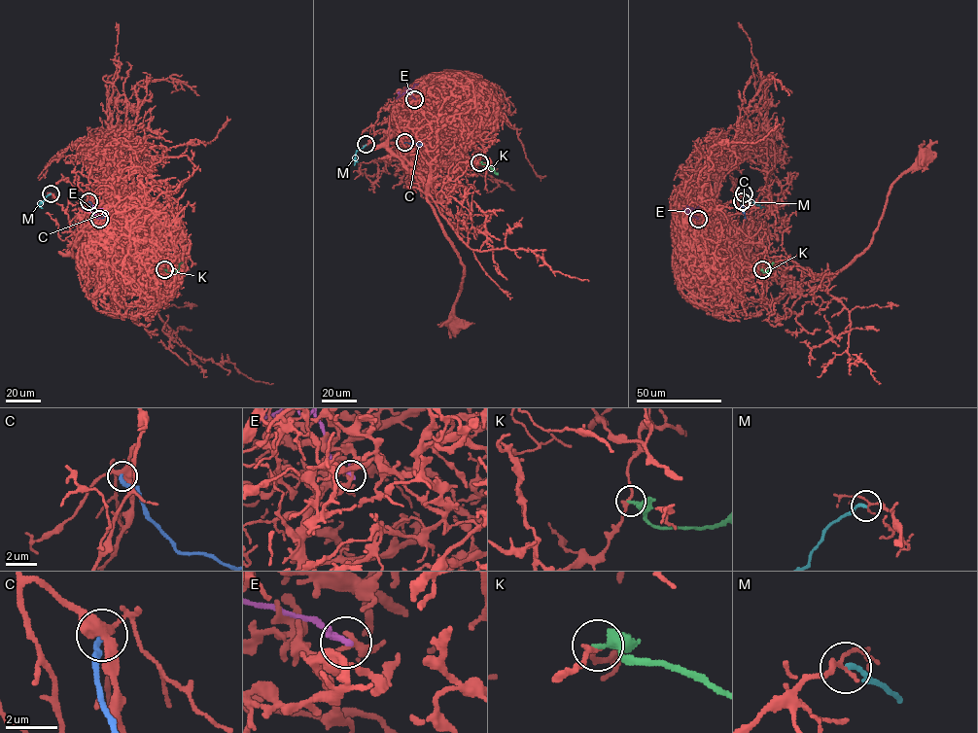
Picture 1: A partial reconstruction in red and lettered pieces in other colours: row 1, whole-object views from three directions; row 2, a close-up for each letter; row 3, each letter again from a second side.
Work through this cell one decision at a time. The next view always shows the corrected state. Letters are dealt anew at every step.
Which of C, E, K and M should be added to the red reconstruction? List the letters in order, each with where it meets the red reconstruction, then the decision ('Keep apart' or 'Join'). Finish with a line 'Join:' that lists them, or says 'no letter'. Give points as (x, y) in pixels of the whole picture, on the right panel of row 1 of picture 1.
C: Touches red at (742, 201). Keep apart
E: Touches red at (698, 219). Keep apart
K: Touches red at (762, 269). Keep apart
M: Touches red at (744, 193). Keep apart
Join: no letter

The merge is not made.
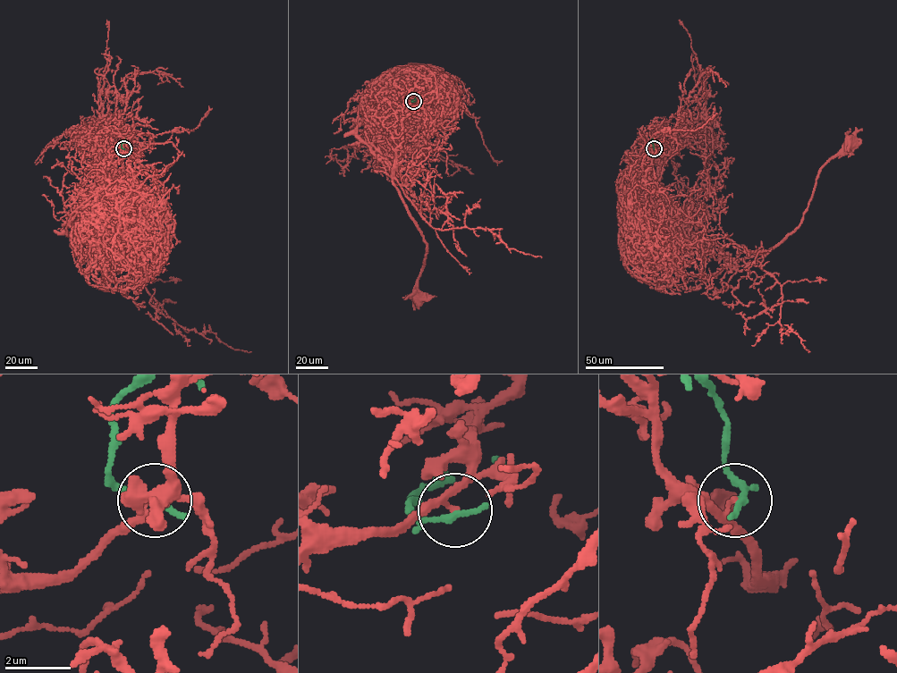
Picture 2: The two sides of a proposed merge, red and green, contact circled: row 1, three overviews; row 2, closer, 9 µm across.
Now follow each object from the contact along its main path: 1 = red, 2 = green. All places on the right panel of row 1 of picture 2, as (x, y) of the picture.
1: (654, 148), (654, 184), (666, 212), (702, 244), (737, 260), (768, 251), (797, 227), (818, 172), (850, 140)
2: (654, 148), (652, 138)

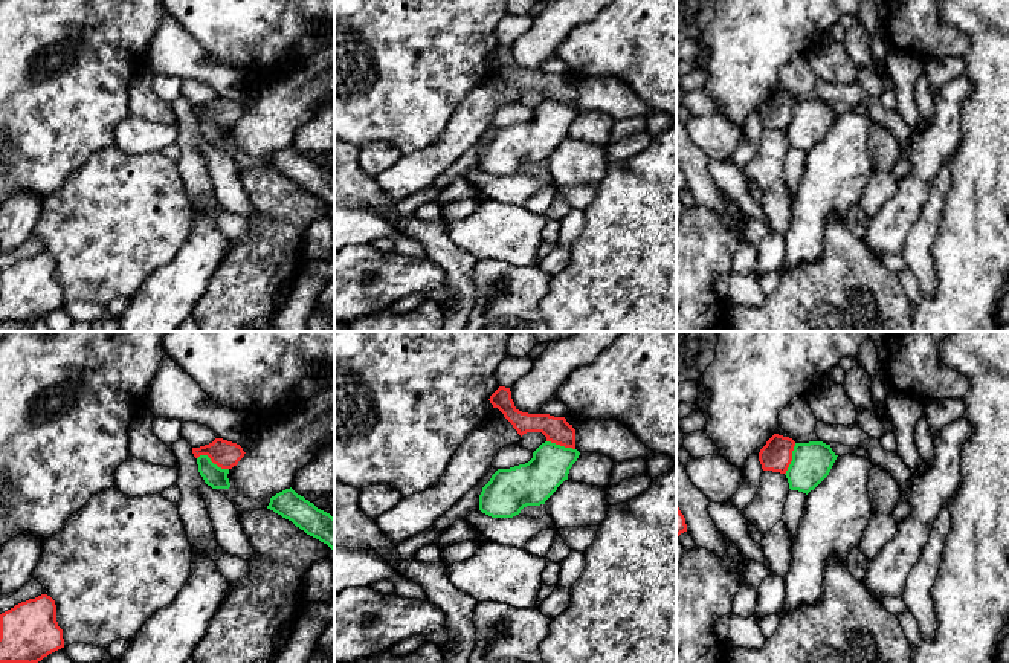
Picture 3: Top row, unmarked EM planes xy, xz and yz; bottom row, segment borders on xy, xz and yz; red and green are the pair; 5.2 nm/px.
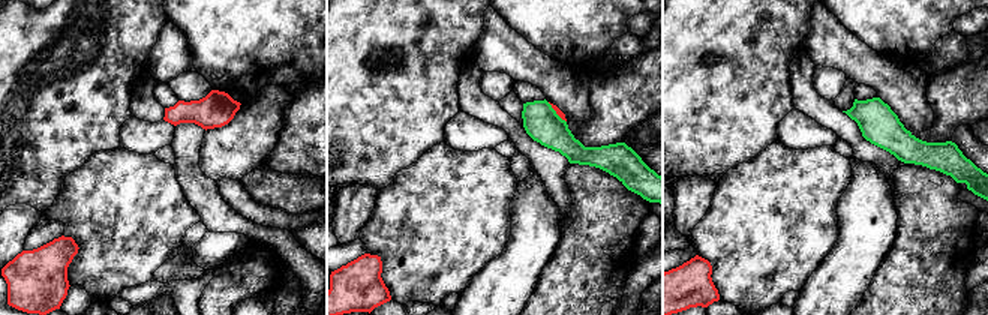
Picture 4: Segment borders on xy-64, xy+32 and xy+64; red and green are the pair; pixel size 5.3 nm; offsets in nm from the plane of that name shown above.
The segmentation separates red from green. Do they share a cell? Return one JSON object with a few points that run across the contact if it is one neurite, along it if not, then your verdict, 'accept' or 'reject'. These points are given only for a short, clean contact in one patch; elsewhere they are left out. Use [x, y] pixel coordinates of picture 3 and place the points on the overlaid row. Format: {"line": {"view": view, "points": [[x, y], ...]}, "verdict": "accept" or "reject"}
{"line": {"view": "xy", "points": [[197, 457], [206, 456], [219, 466], [228, 469]]}, "verdict": "reject"}

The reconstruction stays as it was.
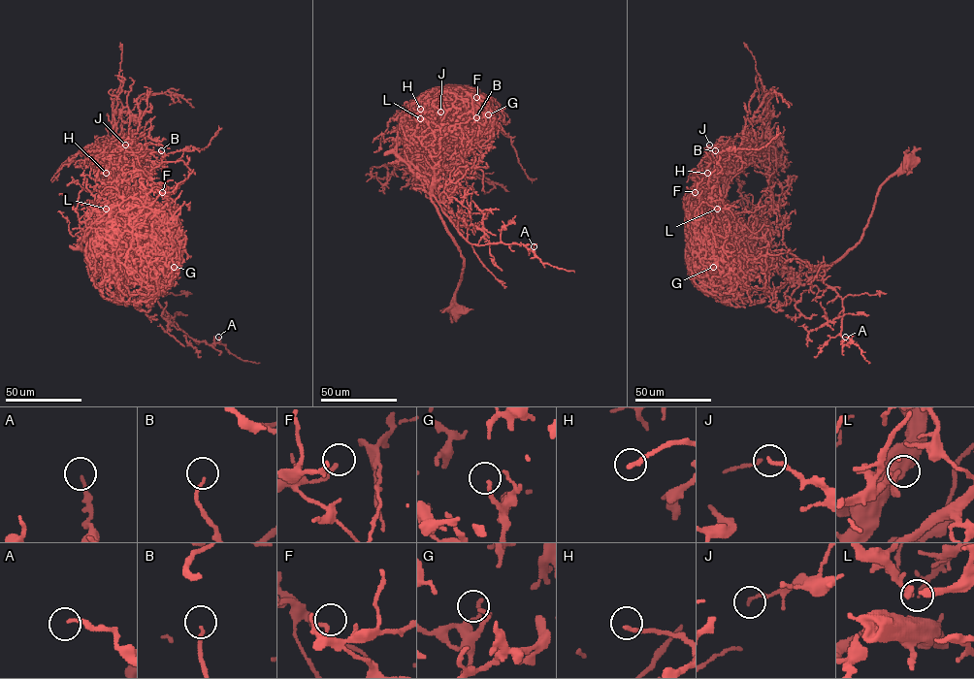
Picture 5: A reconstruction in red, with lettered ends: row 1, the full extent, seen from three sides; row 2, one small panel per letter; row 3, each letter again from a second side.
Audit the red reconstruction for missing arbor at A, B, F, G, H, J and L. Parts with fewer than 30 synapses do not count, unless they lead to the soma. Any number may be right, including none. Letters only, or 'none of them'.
B, L

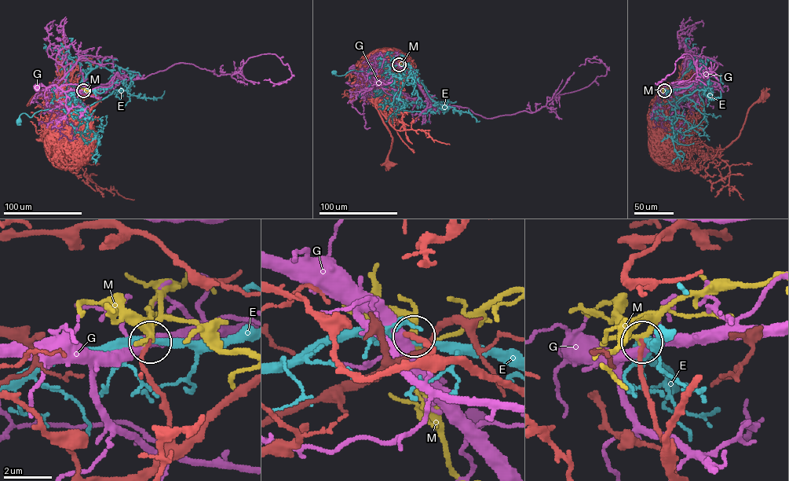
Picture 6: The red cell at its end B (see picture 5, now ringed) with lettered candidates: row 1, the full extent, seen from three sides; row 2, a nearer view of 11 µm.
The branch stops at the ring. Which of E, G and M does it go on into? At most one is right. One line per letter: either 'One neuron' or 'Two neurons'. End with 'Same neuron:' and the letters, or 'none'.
E: Two neurons
G: Two neurons
M: One neuron
Same neuron: M

